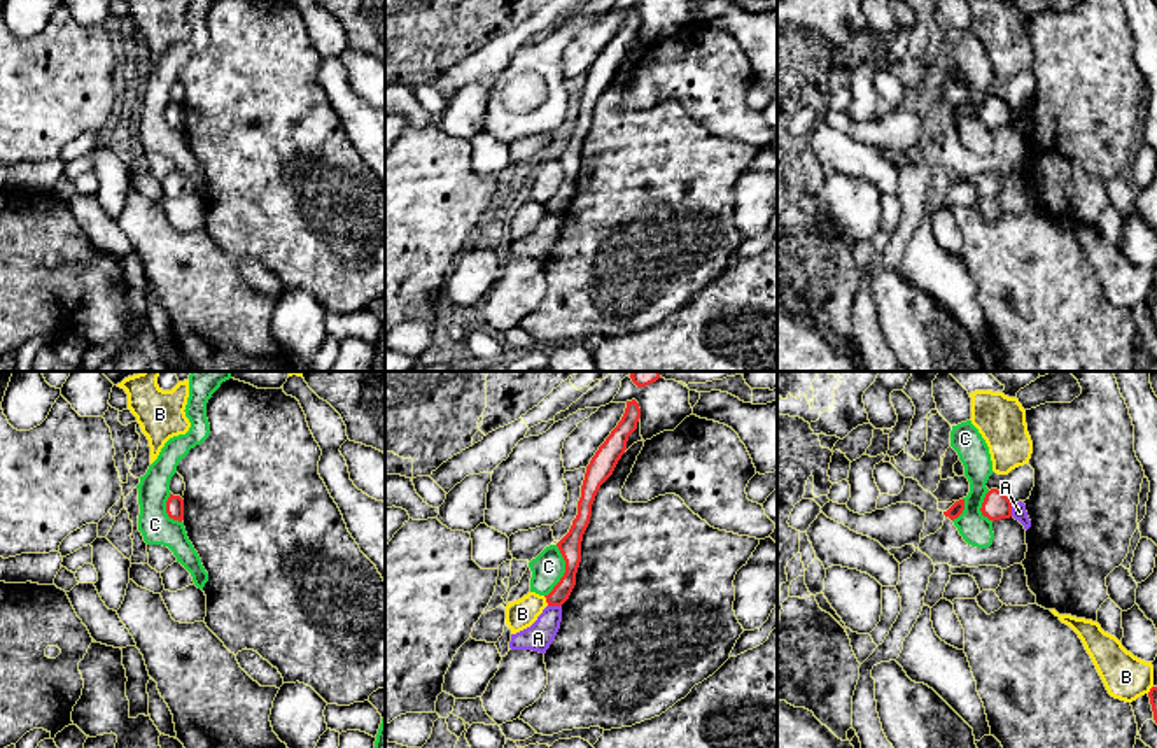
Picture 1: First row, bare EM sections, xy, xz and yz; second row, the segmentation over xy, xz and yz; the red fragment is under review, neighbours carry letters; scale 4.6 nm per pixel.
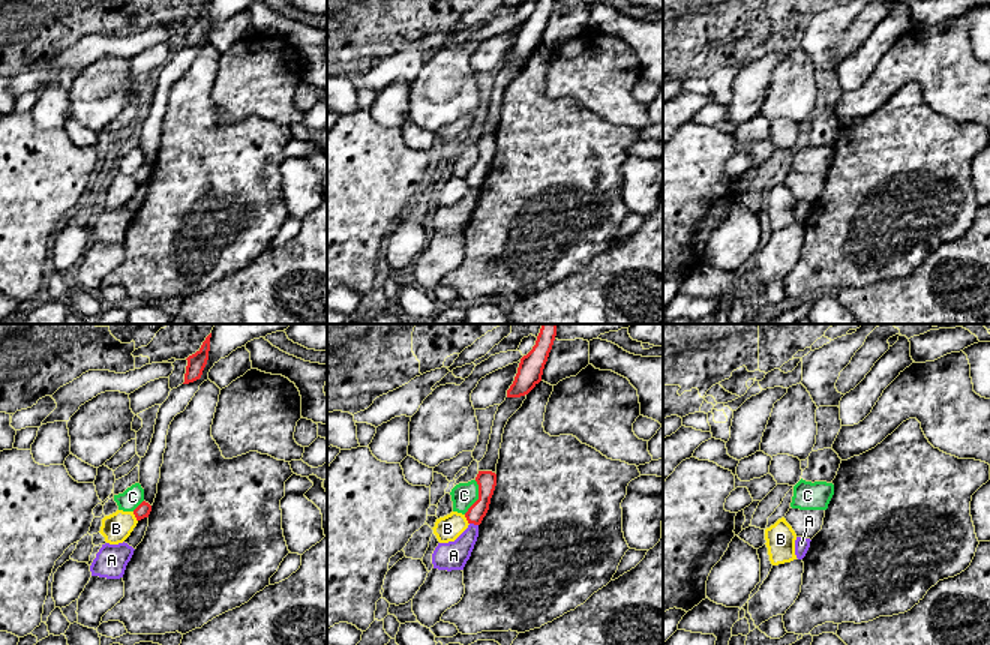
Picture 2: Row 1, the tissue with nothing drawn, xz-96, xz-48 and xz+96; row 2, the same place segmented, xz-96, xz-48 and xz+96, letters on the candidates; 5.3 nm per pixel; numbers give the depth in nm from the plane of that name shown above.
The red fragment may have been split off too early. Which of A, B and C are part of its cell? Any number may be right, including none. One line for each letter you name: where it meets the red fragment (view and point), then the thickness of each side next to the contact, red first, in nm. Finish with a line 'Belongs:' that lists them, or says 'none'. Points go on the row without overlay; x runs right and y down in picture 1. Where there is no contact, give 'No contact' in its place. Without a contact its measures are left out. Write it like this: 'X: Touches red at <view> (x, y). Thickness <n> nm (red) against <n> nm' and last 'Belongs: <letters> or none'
Belongs: none

